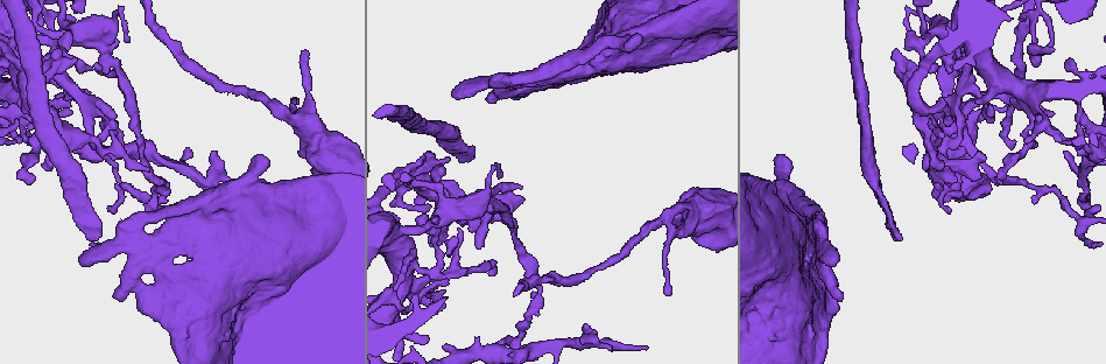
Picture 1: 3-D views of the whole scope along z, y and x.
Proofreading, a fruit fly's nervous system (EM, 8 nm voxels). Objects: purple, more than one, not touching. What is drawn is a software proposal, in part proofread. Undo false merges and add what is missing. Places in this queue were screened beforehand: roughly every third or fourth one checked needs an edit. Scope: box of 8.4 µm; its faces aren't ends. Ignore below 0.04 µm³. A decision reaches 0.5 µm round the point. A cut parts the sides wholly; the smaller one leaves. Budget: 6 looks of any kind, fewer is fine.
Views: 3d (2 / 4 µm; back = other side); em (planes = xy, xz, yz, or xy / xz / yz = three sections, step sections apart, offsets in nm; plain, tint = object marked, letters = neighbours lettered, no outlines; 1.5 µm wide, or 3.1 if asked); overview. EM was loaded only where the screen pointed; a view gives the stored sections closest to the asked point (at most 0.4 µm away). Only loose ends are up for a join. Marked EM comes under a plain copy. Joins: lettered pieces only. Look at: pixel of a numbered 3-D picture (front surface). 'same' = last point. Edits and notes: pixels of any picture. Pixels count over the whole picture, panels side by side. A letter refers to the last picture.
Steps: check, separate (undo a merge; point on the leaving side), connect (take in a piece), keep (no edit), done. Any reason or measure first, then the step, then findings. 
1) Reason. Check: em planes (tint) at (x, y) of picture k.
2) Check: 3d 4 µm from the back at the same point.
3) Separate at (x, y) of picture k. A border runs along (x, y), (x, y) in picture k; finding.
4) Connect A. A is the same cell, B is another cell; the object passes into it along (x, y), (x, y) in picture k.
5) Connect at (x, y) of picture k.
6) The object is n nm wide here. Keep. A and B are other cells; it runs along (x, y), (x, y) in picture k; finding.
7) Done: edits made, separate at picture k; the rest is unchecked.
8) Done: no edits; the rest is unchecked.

Branch stops here. Check: em xy step 8 (letters) at (463, 158) of picture 1.

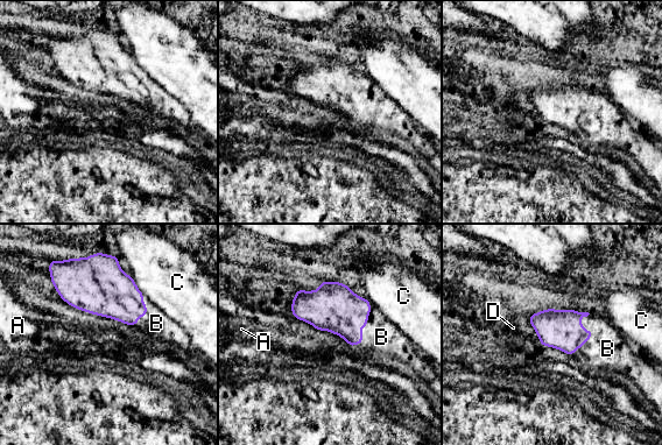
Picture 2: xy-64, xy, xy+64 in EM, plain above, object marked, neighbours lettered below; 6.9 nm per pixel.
Cut it another way. Check: em planes (letters) at the same point.

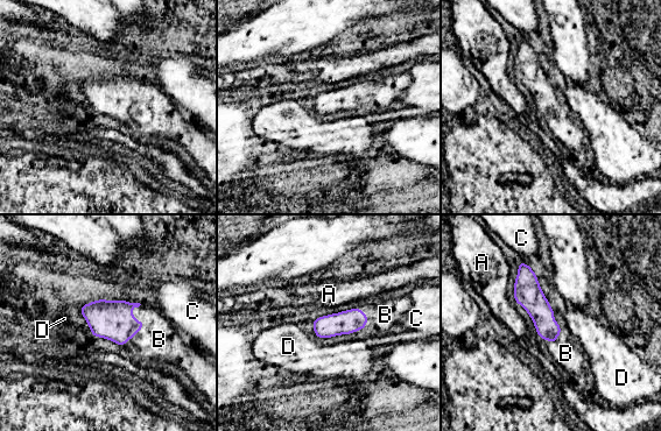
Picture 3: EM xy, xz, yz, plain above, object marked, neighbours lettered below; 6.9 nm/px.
The object is 150 nm wide here. Connect B. B is the same cell, A, C and D are other cells; the object passes into it along (110, 319), (143, 323), (159, 339) in picture 3; the neuron continues.

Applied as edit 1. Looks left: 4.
Check: overview.

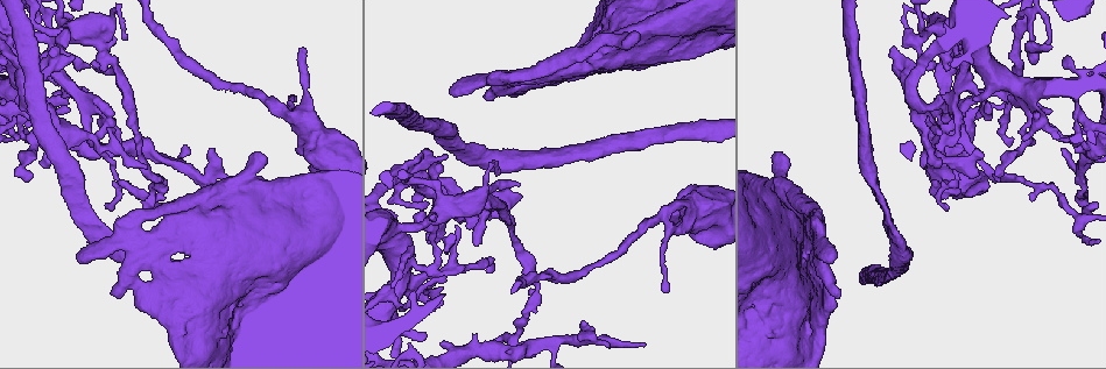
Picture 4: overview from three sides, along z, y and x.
Free end. Check: em xz step 4 (letters) at (147, 167) of picture 4.

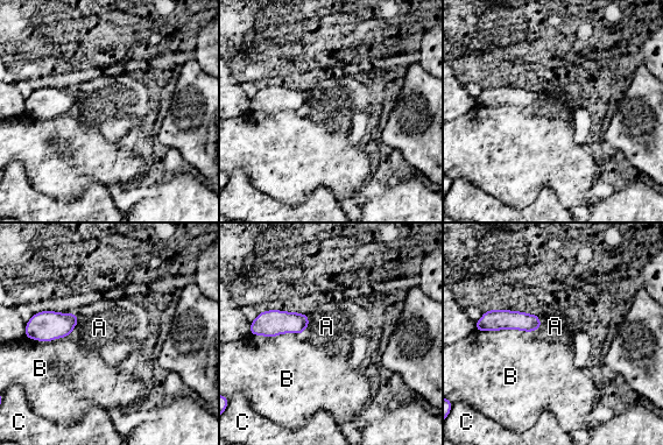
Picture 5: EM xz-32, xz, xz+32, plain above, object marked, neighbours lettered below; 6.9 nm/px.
Keep. A, B and C are other cells; a border runs along (475, 330), (523, 330), (533, 332) in picture 5; no lettered piece goes on from it.

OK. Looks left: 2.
Thin end. Check: em planes (letters) at (675, 212) of picture 4.

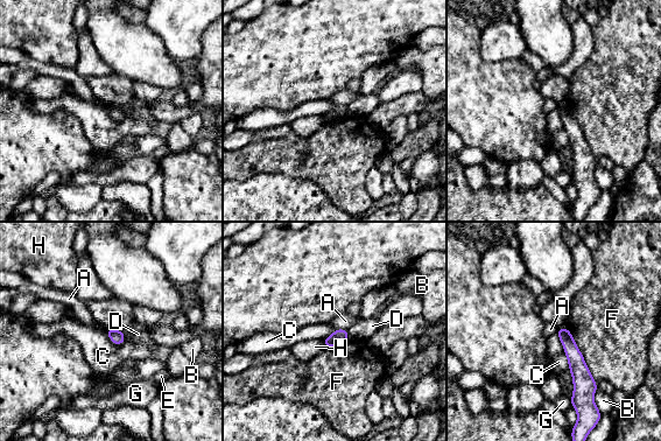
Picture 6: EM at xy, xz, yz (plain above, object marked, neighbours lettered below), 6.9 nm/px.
The object is 100 nm wide here. Keep. A, B, C, D, E, F, G and H are other cells; a border runs along (556, 333), (569, 370) in picture 6; none of them fits.

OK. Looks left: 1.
Done: edits made, connect at picture 3; the rest is unchecked.

